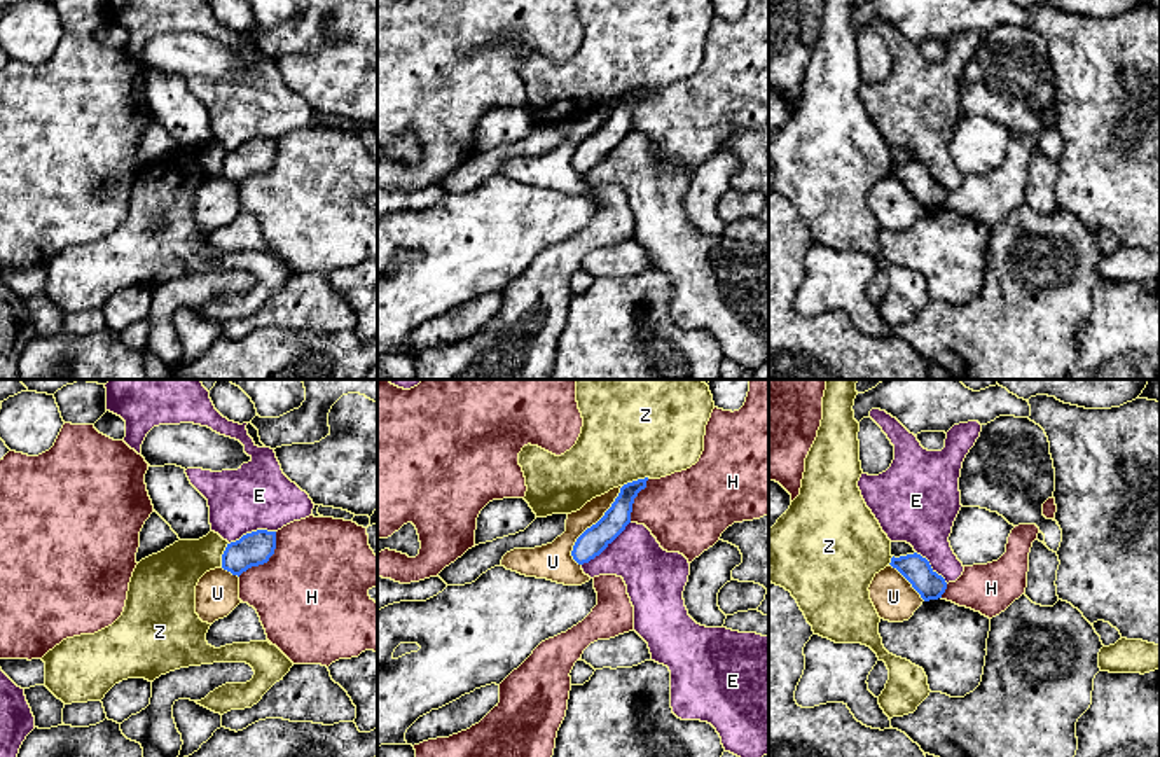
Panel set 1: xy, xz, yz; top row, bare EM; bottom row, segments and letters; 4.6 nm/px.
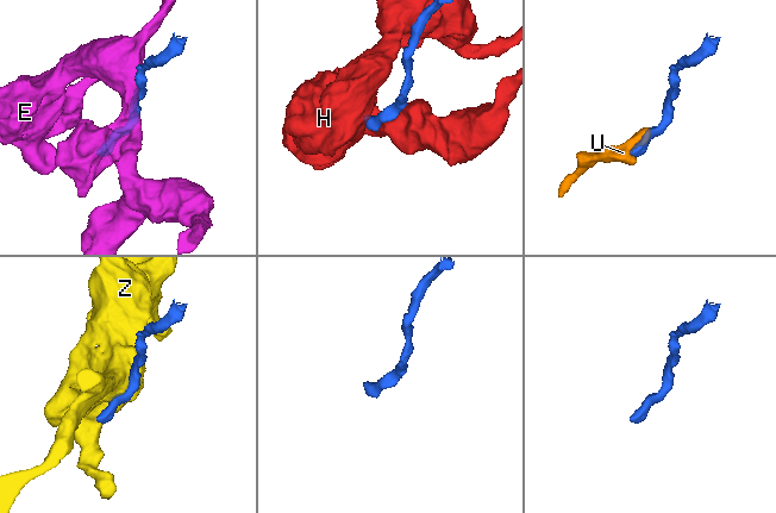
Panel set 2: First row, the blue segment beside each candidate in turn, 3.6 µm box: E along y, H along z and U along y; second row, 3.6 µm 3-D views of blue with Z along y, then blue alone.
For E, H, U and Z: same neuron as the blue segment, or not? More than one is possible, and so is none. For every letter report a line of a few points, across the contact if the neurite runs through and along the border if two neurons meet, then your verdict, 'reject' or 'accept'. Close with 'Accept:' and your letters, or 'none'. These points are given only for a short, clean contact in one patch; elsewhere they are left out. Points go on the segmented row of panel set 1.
E: reject
H: reject
U: line xz (622, 486), (612, 506), (577, 539), (572, 558), (579, 565); reject
Z: reject
Accept: none

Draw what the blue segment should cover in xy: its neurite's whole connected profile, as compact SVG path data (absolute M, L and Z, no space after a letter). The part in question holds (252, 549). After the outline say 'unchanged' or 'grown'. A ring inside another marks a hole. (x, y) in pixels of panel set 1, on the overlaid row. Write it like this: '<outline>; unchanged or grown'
M257 530L227 544L222 554L222 568L232 575L241 575L252 566L269 561L276 549L276 531Z; unchanged

